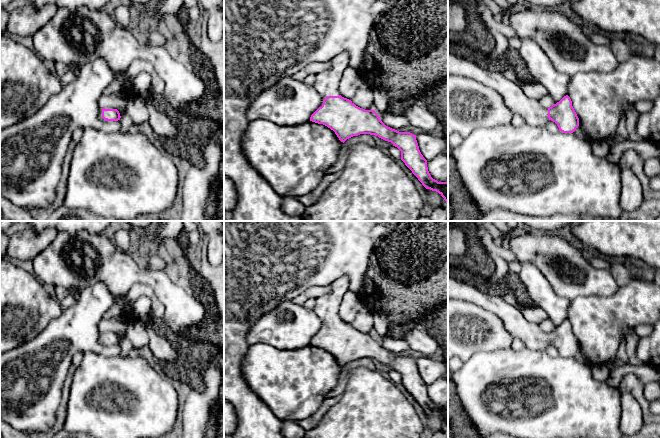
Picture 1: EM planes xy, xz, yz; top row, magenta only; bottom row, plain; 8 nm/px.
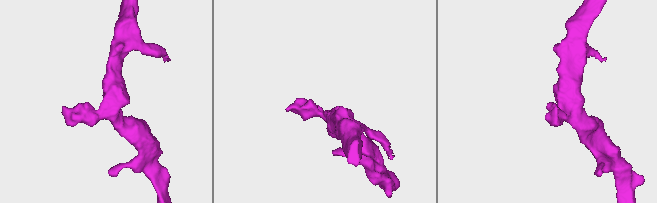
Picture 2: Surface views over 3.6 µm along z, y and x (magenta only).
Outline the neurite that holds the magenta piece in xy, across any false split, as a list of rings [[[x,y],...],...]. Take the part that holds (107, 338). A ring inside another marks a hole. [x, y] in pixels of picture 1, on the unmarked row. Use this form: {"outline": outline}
{"outline": [[[104,331],[101,332],[99,335],[99,342],[104,346],[111,346],[111,345],[118,345],[120,344],[121,340],[117,333],[113,333],[111,331]]]}

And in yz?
{"outline": [[[448,276],[448,298],[473,303],[497,315],[511,336],[520,339],[524,347],[531,350],[544,351],[551,344],[563,357],[573,357],[579,350],[579,342],[568,319],[549,332],[543,331],[537,324],[526,320],[501,294],[486,291],[472,280],[459,280]]]}

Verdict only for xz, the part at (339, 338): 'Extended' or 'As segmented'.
Extended

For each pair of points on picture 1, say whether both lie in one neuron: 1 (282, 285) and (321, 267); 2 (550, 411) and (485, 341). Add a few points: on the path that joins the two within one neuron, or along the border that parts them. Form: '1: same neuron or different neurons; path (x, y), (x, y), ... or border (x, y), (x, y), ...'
1: same neuron; path (292, 275), (300, 267), (311, 267)
2: different neurons; border (510, 347), (489, 351), (476, 351), (470, 356)

